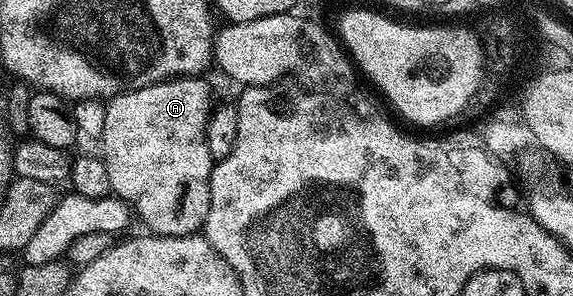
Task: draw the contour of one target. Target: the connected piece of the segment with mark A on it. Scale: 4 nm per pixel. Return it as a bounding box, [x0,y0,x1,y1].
[100,77,214,236]

